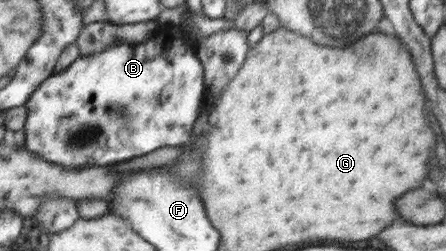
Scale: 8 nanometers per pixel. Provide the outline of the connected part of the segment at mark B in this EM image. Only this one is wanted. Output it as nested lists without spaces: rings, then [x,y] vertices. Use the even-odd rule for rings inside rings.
[[[157,35],[147,43],[115,44],[103,52],[79,55],[71,65],[47,78],[31,95],[26,104],[28,120],[23,147],[42,161],[76,171],[105,168],[153,153],[161,147],[183,147],[191,139],[193,125],[209,91],[205,67],[191,42],[193,40],[187,37],[187,45],[183,39],[181,43],[179,39],[171,43],[167,37]]]

